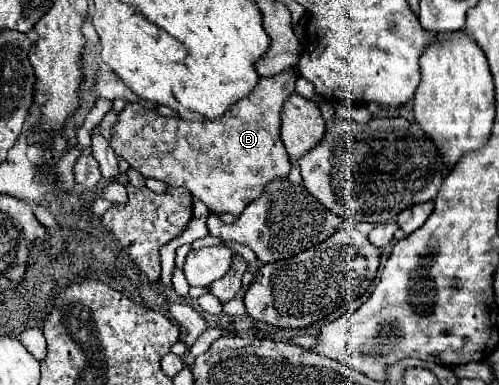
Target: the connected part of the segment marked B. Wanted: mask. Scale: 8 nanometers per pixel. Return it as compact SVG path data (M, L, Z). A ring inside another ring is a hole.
M295 68L274 77L261 77L251 94L231 106L219 120L189 122L165 118L155 110L143 108L139 102L127 102L125 110L117 116L111 146L145 178L187 188L213 214L229 212L241 216L245 206L257 200L269 182L289 176L291 162L279 138L279 124L283 104L293 94L295 80Z

